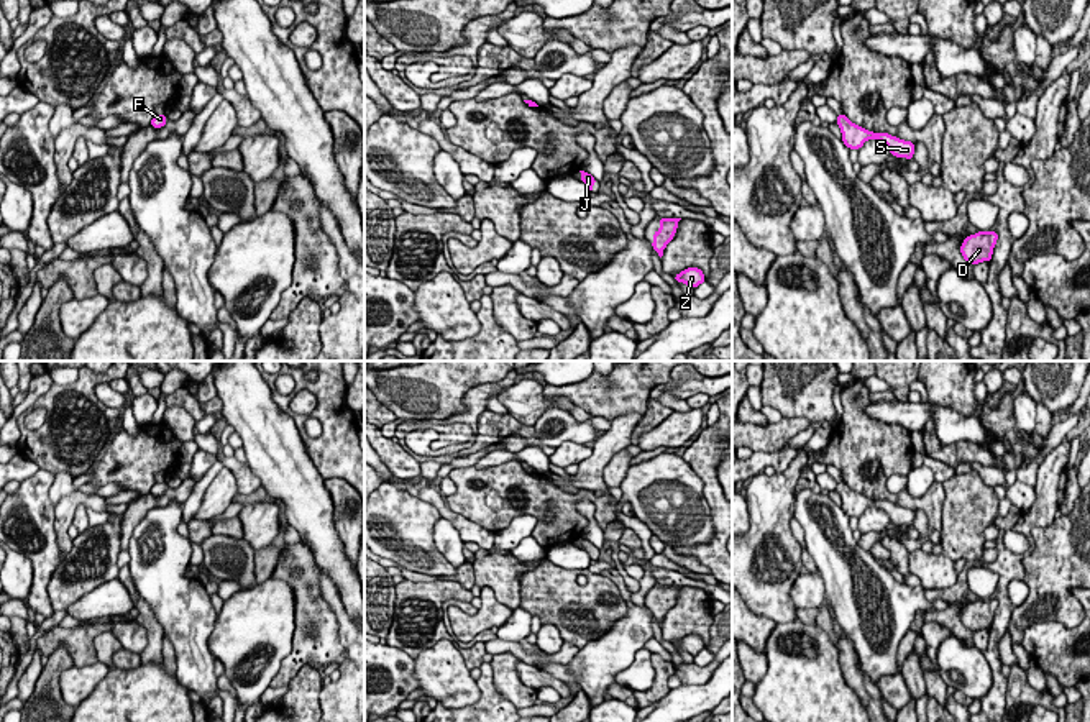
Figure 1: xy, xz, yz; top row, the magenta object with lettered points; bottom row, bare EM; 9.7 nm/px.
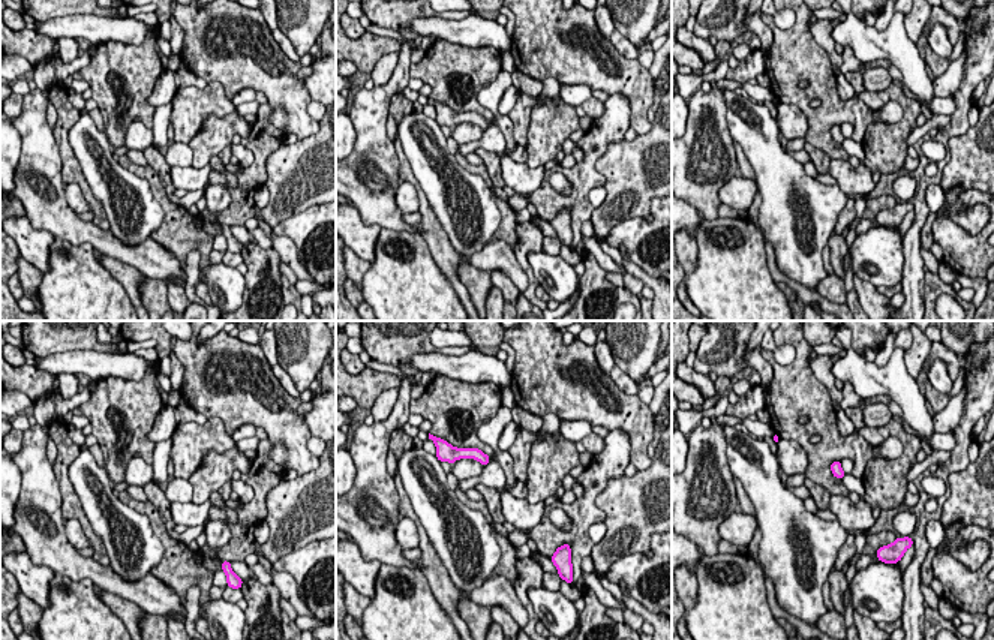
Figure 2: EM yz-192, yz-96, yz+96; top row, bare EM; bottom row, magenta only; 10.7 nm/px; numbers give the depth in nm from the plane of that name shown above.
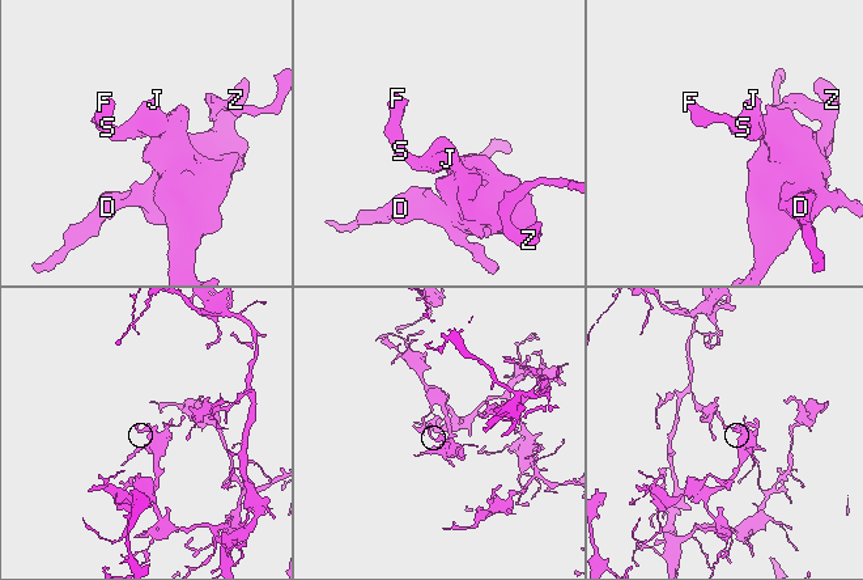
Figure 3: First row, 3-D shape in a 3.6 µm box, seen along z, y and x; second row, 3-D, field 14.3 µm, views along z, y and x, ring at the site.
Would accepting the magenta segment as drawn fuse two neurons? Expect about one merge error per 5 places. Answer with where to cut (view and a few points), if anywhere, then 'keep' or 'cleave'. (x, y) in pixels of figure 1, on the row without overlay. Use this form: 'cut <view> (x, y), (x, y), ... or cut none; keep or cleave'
cut none; keep

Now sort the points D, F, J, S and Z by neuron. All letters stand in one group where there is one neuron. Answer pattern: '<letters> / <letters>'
D F J S Z

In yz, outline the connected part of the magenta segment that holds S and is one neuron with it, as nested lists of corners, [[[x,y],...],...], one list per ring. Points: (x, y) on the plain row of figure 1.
[[[844,481],[837,482],[836,491],[842,499],[842,509],[849,517],[860,517],[867,507],[878,507],[885,510],[890,520],[896,525],[913,527],[914,510],[900,507],[888,500],[873,500],[852,491]]]

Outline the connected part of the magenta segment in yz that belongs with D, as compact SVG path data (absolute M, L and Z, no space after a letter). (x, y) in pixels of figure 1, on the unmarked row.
M978 599L964 607L964 610L960 612L960 622L970 632L978 632L982 628L990 630L996 609L996 599Z

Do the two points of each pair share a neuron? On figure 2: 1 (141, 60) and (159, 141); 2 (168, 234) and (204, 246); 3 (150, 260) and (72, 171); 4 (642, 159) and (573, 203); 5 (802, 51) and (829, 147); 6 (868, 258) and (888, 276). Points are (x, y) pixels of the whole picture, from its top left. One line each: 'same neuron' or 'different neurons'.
1: different neurons
2: same neuron
3: different neurons
4: different neurons
5: same neuron
6: same neuron

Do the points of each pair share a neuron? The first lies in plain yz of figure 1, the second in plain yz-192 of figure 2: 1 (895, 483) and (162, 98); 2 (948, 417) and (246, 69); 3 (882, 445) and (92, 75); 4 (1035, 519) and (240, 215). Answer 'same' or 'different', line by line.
1: same
2: different
3: same
4: same

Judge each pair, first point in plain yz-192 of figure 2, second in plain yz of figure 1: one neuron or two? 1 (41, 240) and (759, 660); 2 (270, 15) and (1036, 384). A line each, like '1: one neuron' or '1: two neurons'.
1: two neurons
2: two neurons

